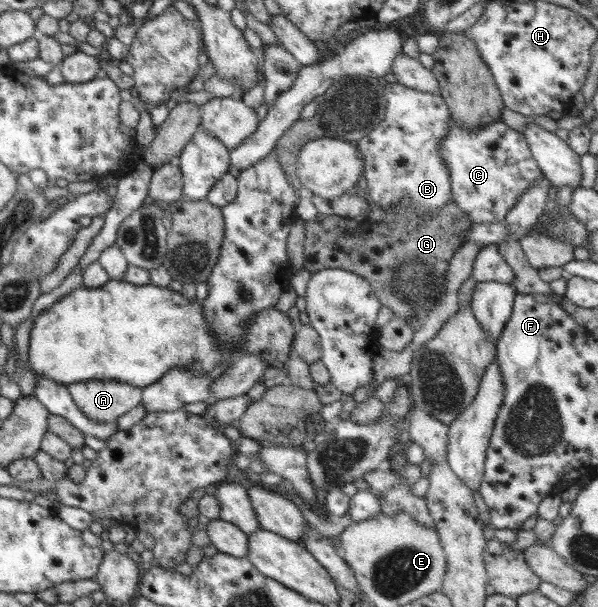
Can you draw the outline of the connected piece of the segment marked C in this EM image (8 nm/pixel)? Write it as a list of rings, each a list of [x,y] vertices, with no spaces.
[[[450,115],[449,132],[439,154],[450,171],[453,203],[458,204],[474,224],[504,221],[519,197],[544,177],[524,135],[510,129],[502,117],[486,128],[465,130]]]

